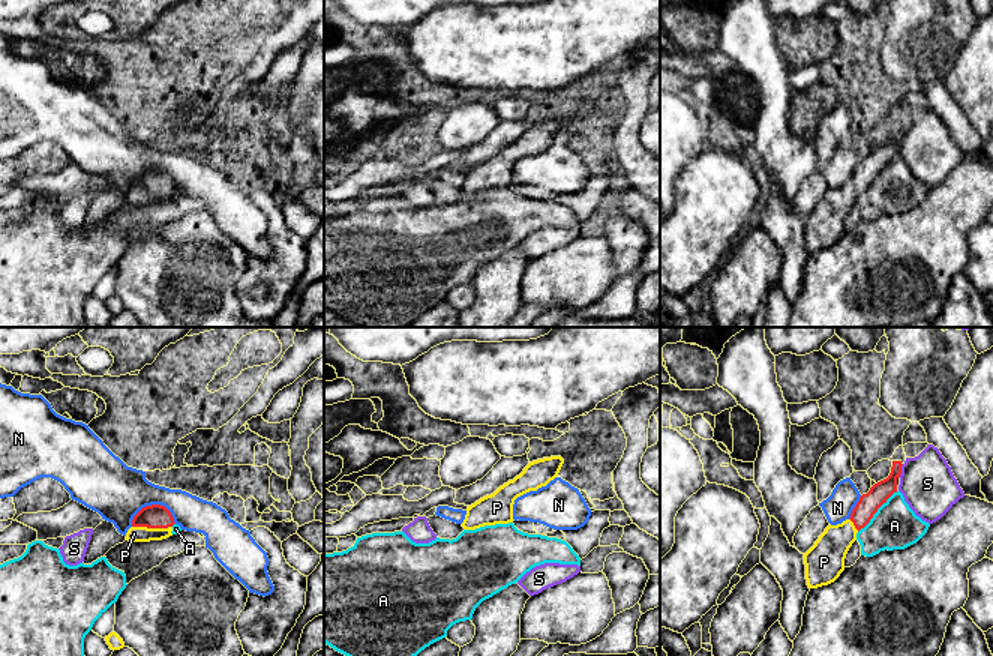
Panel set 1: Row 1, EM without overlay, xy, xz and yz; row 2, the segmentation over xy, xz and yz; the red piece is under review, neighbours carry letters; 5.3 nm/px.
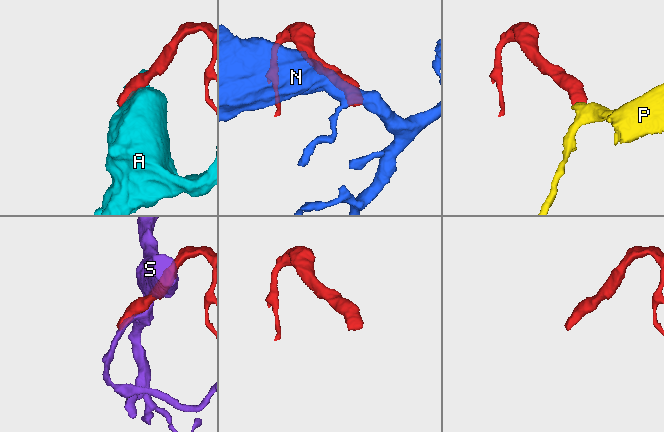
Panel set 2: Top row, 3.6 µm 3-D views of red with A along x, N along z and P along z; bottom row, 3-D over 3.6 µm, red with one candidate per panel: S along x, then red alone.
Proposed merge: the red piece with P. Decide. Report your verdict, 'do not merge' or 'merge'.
merge

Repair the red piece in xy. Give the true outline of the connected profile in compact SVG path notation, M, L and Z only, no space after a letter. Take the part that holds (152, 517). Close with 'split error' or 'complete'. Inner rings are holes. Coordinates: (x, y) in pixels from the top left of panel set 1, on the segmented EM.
M160 504L142 507L132 519L132 527L126 533L129 542L162 540L172 536L174 518Z; split error

